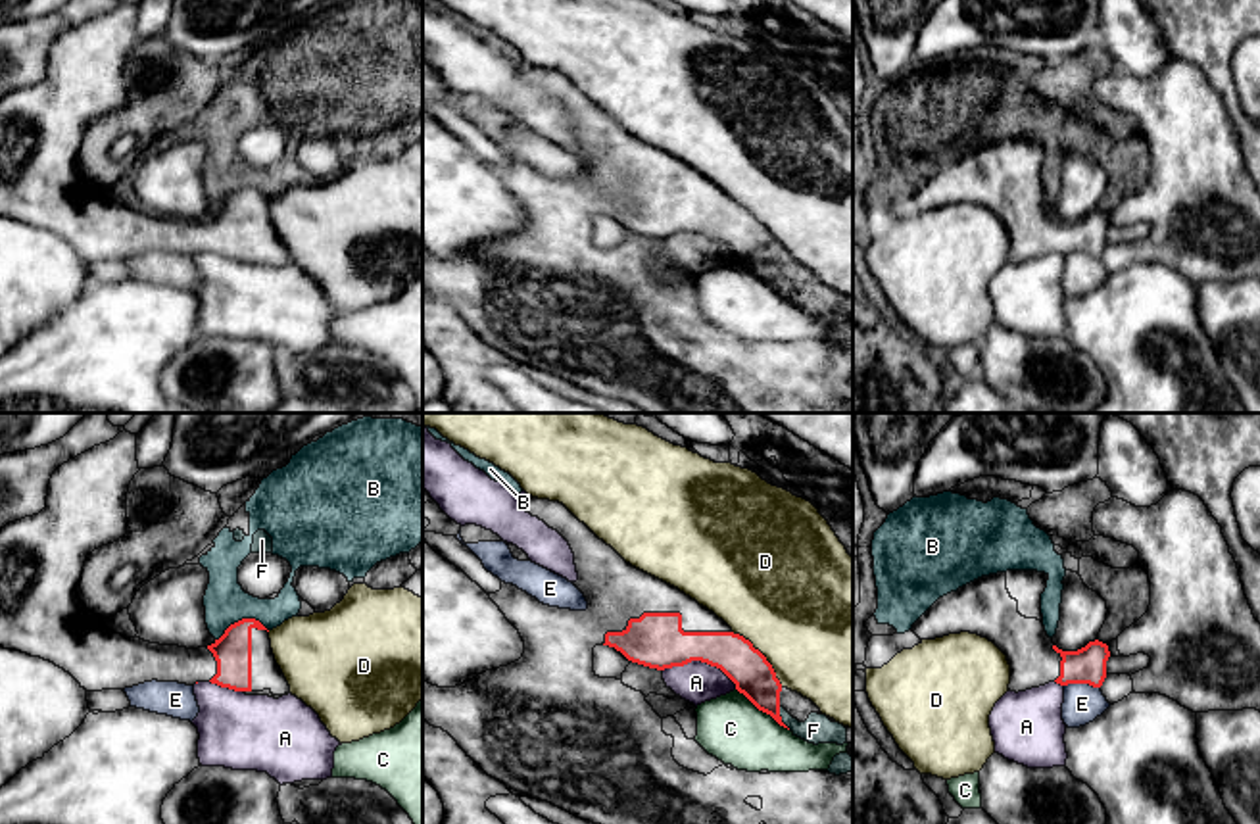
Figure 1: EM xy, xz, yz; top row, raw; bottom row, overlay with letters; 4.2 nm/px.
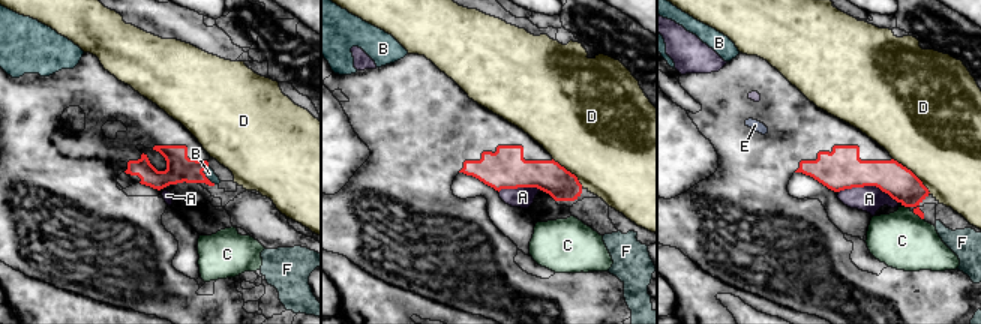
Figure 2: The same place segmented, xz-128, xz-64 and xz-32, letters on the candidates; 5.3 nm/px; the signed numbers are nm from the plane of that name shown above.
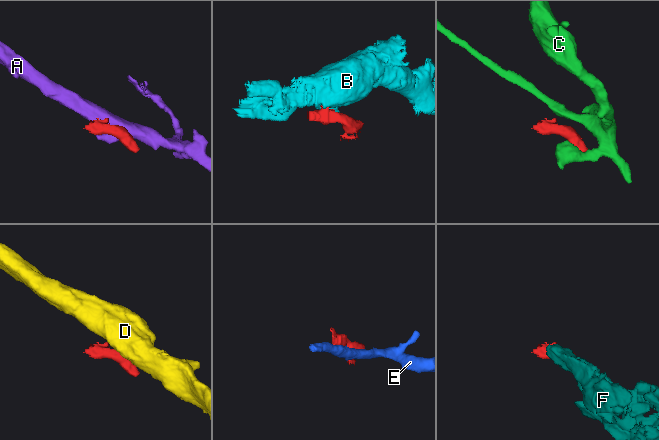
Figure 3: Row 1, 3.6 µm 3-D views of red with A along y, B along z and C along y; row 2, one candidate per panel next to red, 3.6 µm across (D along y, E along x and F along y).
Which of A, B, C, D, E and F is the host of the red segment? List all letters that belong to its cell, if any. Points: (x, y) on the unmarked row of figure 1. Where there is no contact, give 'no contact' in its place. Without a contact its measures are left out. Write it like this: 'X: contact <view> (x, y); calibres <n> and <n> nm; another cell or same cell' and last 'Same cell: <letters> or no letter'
A: contact xz (702, 231); calibres 240 and 170 nm; another cell
B: contact xy (242, 189); calibres 160 and 180 nm; another cell
C: contact xz (763, 281); calibres 170 and 280 nm; another cell
D: contact xz (763, 225); calibres 170 and 500 nm; another cell
E: contact yz (1082, 252); calibres 160 and 160 nm; another cell
F: contact xz (780, 289); calibres 170 and 120 nm; another cell
Same cell: no letter

